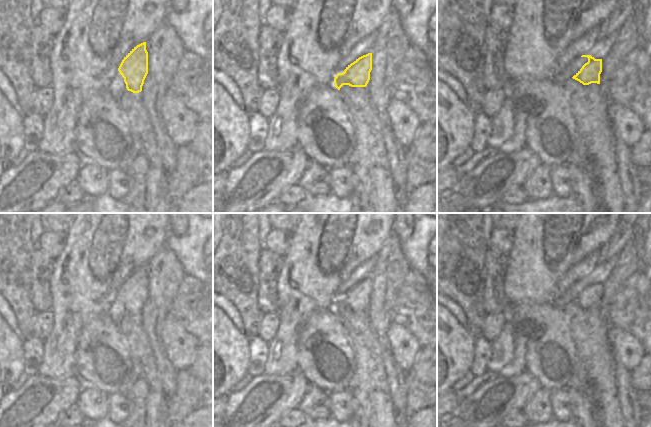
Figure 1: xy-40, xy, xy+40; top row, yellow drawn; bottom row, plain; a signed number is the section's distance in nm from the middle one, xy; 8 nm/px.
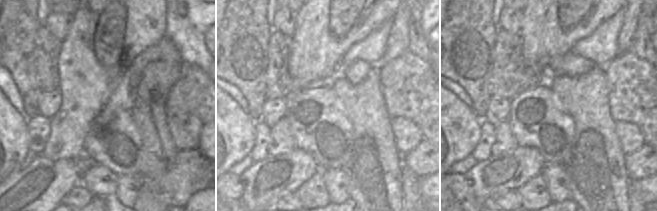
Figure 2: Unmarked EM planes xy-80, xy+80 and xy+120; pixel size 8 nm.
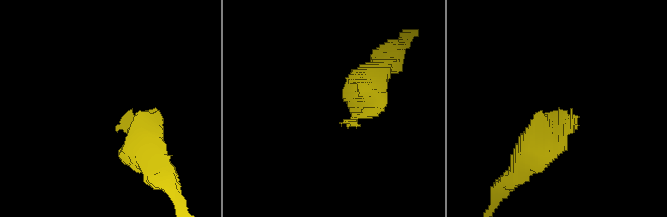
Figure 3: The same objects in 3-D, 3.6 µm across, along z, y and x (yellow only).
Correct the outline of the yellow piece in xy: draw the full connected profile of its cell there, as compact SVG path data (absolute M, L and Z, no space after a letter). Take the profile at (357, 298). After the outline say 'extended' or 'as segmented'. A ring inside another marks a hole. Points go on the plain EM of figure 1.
M368 277L348 289L343 297L338 297L334 302L334 310L338 314L340 314L343 309L366 311L370 304L371 294L372 277Z; as segmented

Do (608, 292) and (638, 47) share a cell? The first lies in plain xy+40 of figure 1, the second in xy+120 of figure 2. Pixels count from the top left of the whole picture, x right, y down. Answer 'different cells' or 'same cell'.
different cells

